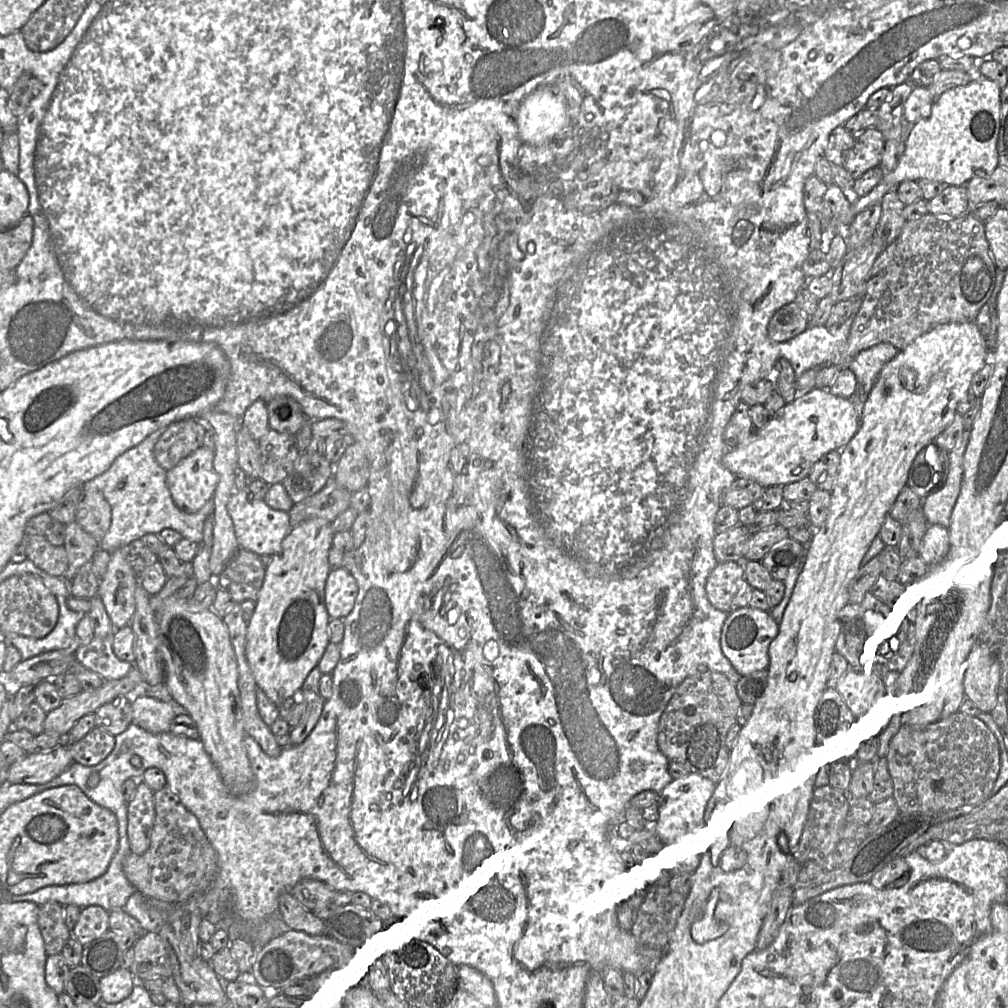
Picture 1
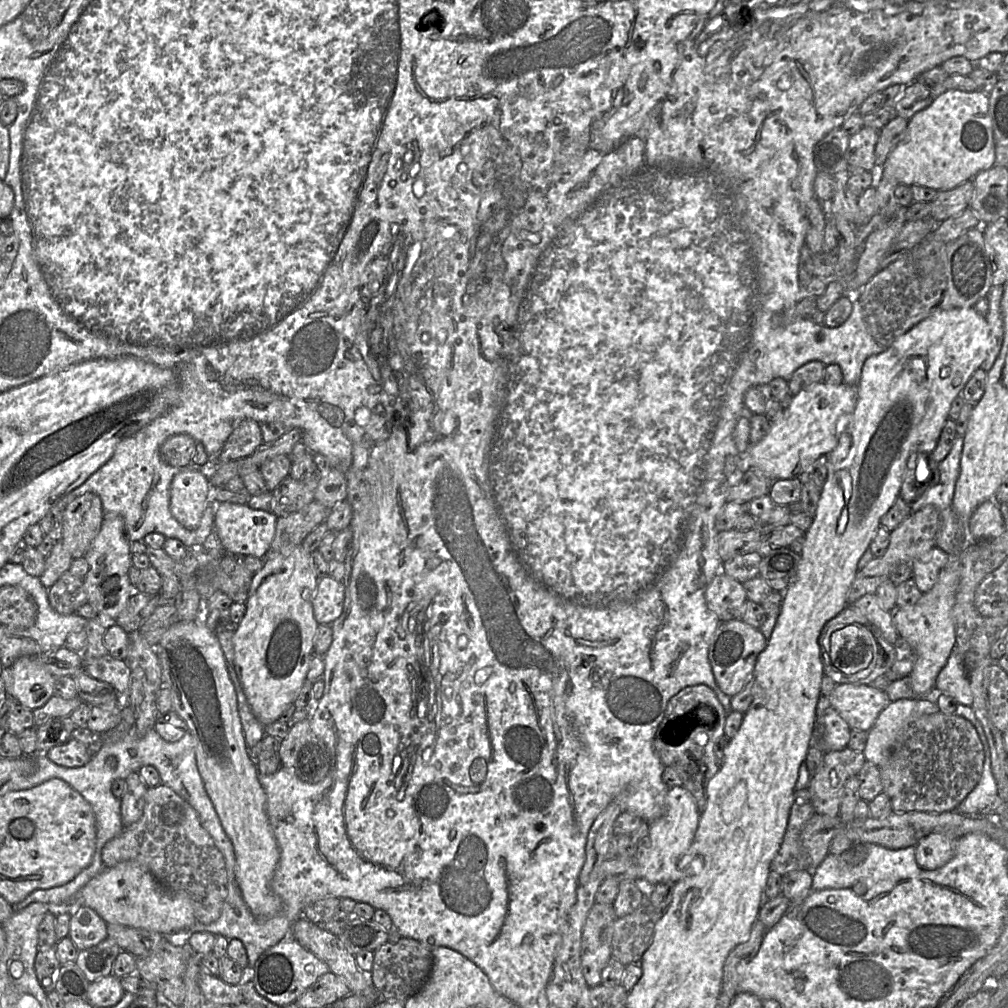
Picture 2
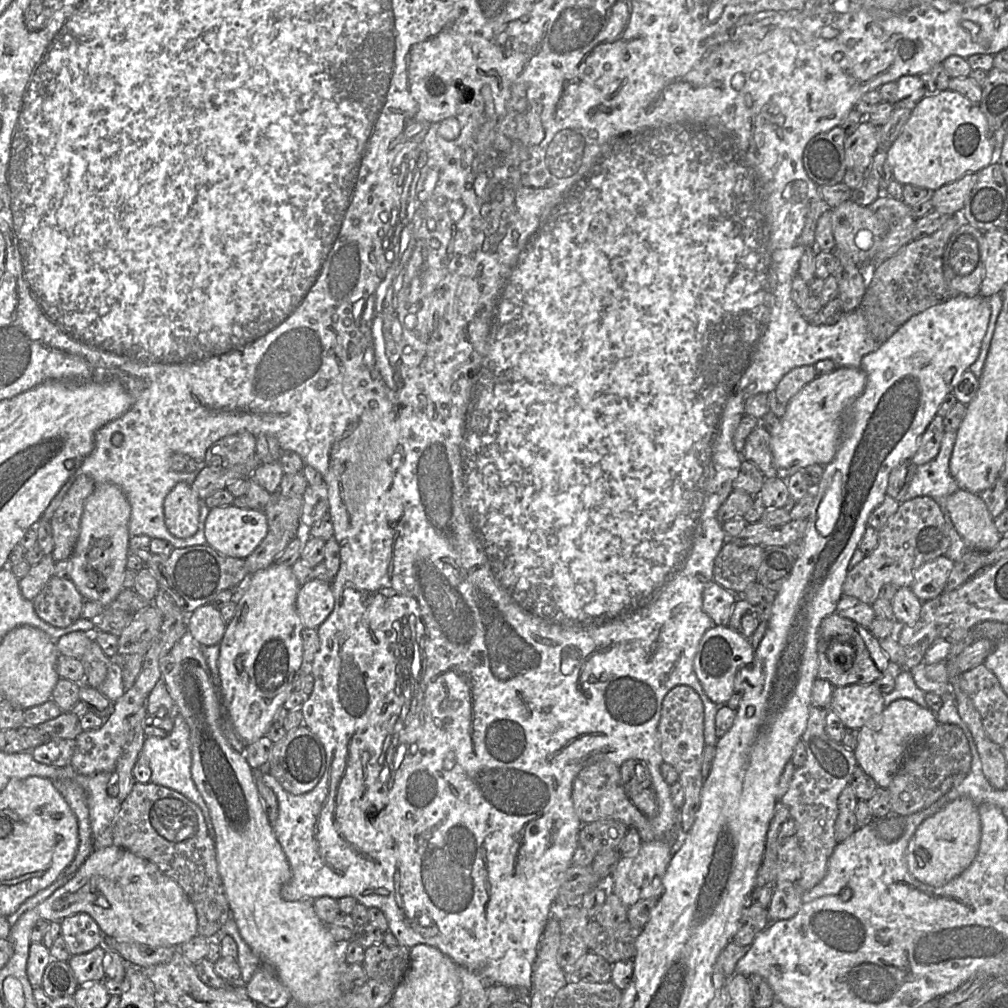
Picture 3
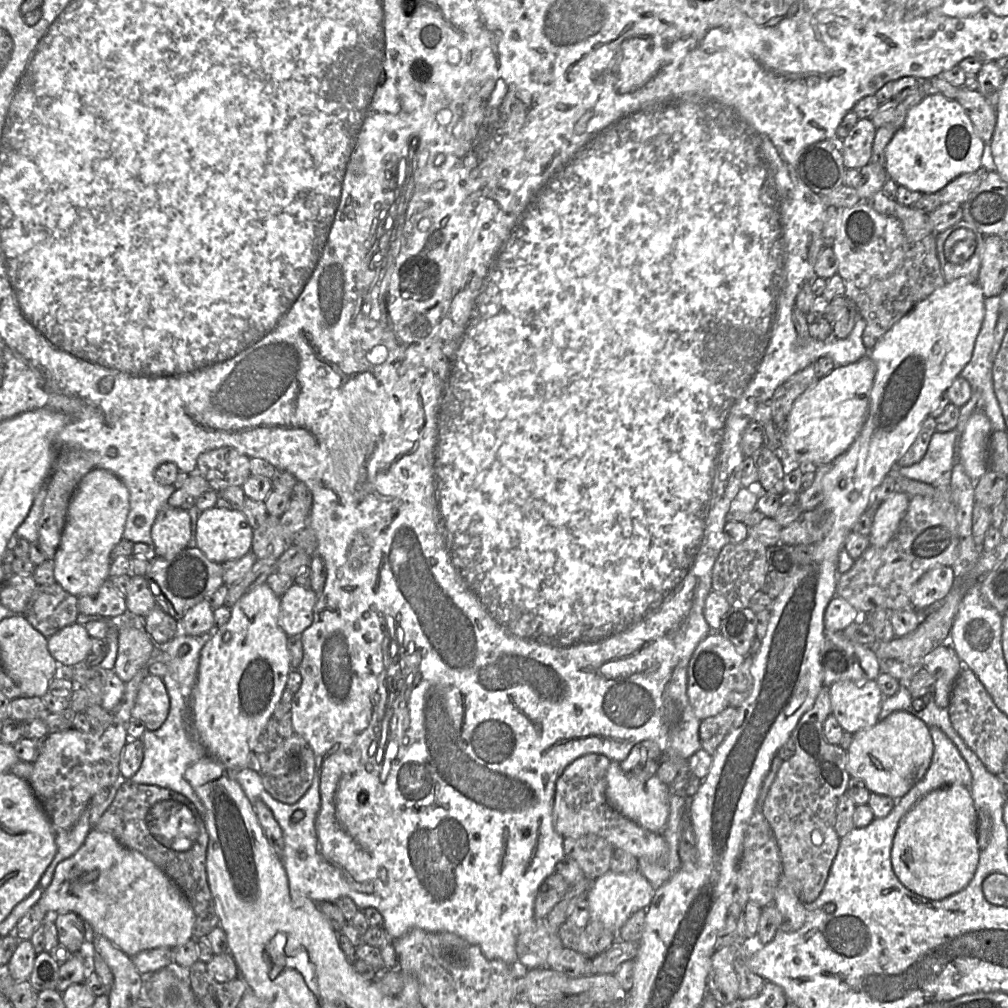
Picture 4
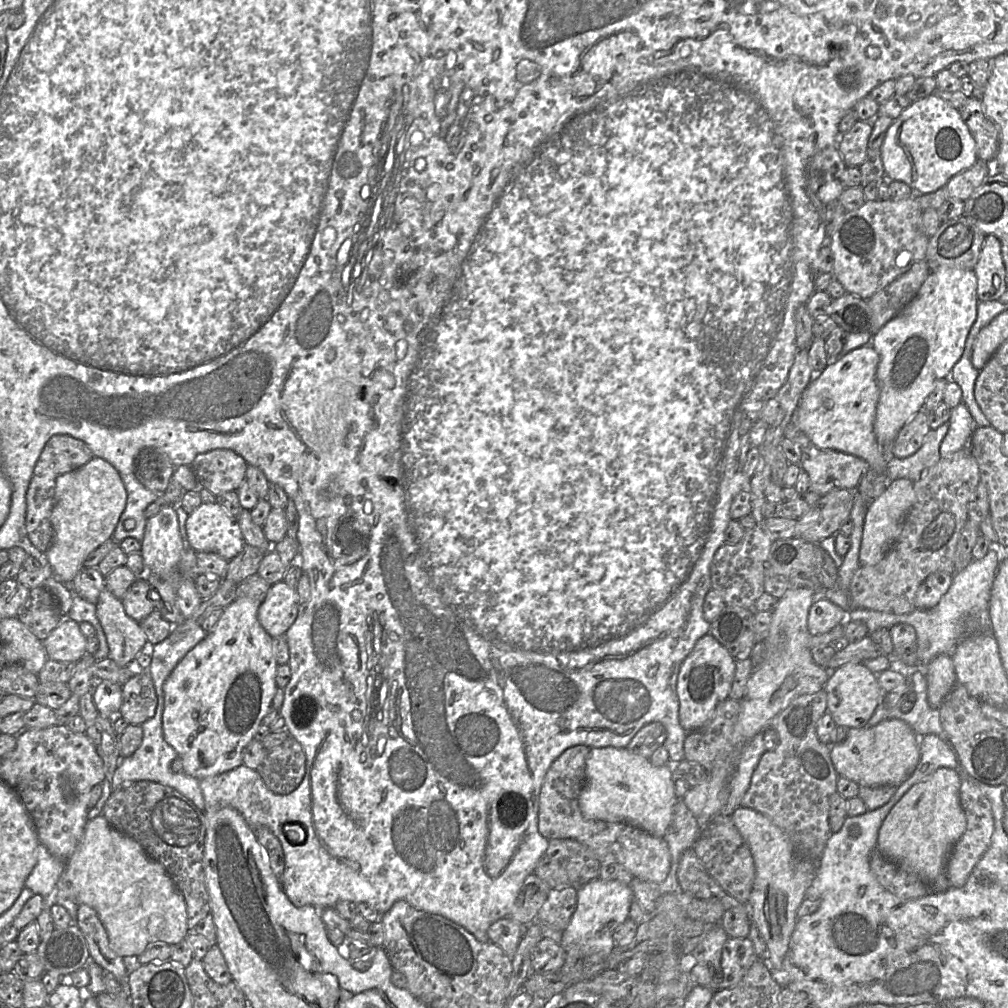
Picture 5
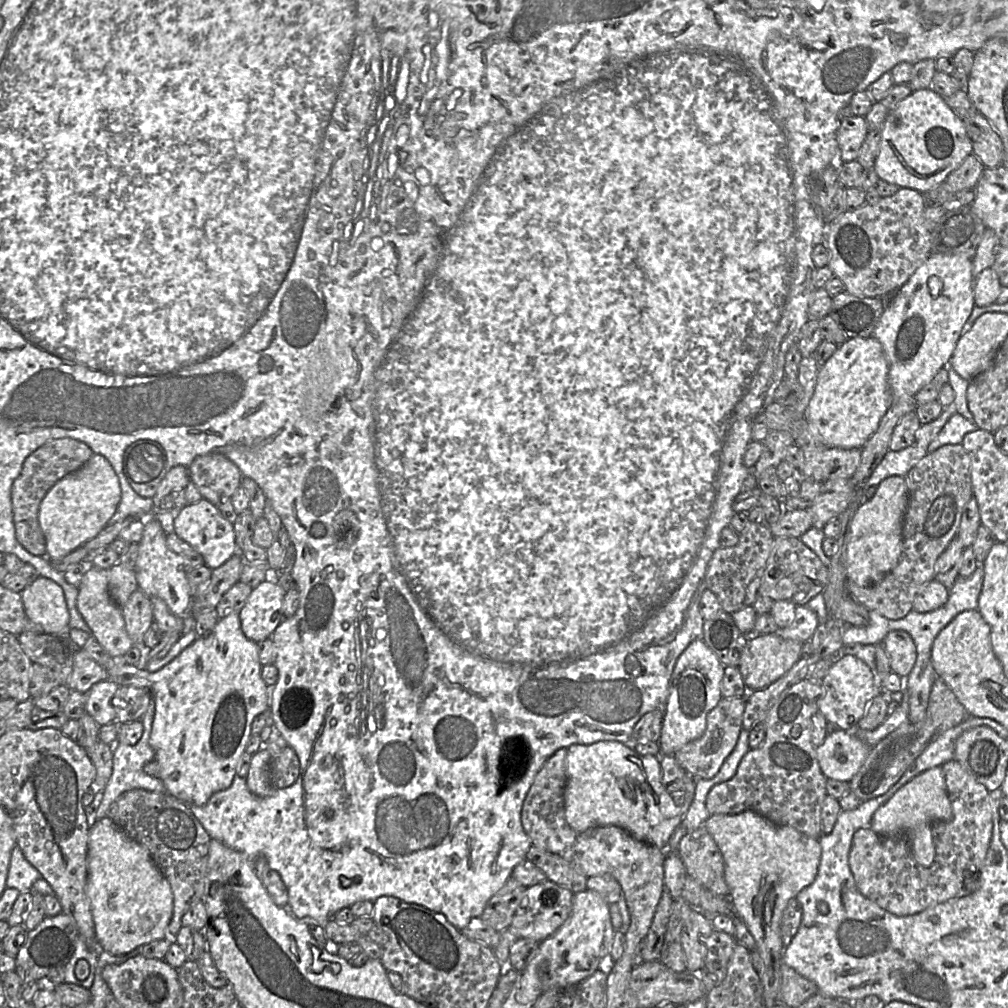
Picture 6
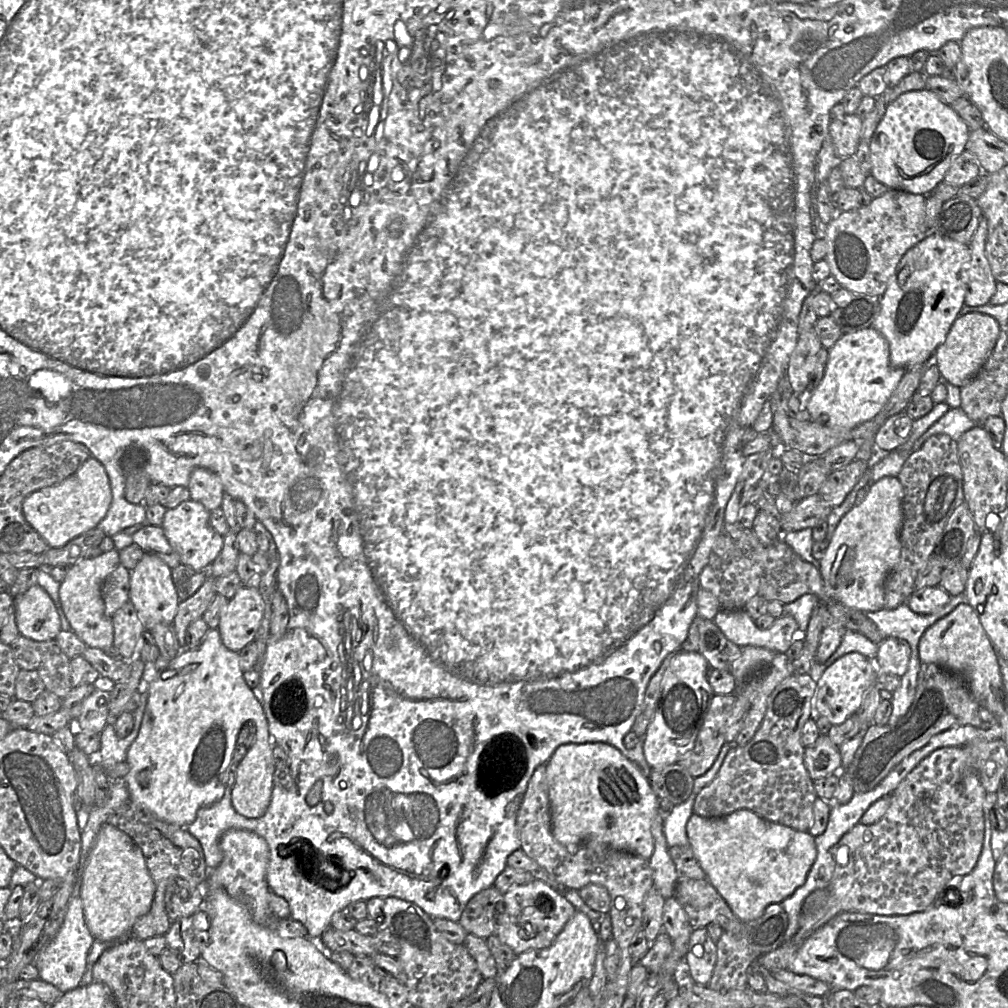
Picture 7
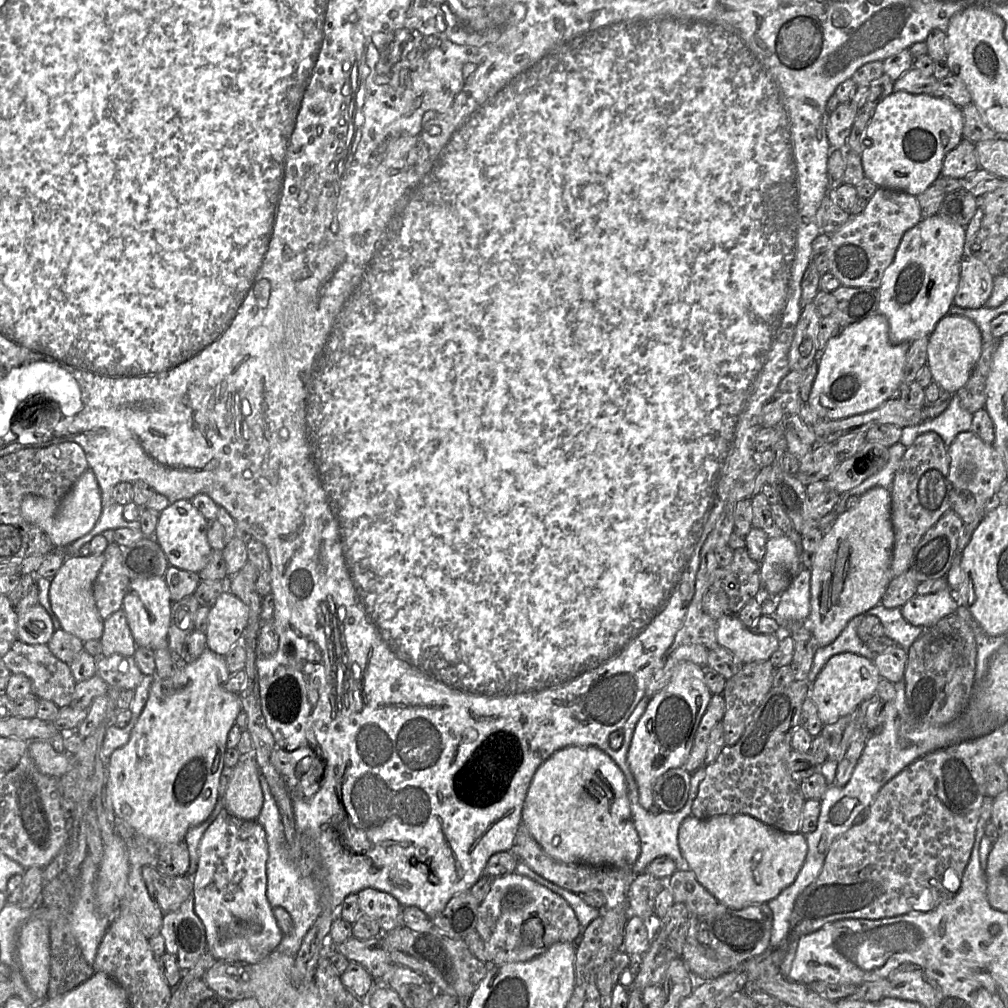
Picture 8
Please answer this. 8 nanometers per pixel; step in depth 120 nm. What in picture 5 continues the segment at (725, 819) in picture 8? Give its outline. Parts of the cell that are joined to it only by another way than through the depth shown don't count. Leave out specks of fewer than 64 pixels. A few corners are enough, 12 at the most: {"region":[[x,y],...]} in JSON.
{"region":[[760,812],[729,817],[753,855],[746,908],[782,967],[817,865]]}

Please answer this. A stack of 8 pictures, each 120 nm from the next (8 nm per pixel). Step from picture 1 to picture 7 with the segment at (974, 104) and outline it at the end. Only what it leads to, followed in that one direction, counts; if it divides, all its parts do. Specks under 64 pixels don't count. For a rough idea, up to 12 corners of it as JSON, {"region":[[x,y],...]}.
{"region":[[927,88],[887,104],[872,175],[927,195],[970,129]]}

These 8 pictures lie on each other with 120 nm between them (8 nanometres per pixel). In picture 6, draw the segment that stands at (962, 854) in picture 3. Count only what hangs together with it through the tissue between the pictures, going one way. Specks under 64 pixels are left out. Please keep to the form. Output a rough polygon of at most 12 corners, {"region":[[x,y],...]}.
{"region":[[944,772],[911,779],[881,805],[870,828],[906,834],[916,862],[935,859],[931,827],[953,811]]}

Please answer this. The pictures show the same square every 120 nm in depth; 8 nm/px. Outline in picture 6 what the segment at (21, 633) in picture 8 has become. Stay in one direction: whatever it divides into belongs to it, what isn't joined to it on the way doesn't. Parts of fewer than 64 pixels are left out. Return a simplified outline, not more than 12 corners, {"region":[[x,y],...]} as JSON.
{"region":[[37,577],[21,592],[24,611],[41,633],[64,635],[63,589]]}

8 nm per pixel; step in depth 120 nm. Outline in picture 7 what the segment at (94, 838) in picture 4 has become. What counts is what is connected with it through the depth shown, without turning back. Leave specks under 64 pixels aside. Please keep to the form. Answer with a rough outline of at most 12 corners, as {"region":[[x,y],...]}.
{"region":[[105,823],[82,869],[95,940],[131,935],[155,884],[140,848]]}

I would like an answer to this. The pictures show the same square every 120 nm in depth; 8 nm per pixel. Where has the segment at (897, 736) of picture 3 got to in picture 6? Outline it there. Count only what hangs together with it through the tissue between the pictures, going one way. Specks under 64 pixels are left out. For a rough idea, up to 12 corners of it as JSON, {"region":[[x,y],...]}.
{"region":[[837,730],[816,747],[827,779],[850,782],[871,746]]}

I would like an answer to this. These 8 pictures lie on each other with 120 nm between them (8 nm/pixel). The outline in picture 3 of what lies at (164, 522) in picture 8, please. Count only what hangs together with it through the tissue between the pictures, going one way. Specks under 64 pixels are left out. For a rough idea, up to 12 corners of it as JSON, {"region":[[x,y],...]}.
{"region":[[212,508],[207,545],[247,558],[268,531],[263,511]]}

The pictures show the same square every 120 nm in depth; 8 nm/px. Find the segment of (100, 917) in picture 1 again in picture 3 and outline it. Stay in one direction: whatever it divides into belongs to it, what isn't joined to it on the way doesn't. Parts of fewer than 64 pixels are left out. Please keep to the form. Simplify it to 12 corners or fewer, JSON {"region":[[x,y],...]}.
{"region":[[86,913],[60,921],[72,955],[105,945],[105,936]]}

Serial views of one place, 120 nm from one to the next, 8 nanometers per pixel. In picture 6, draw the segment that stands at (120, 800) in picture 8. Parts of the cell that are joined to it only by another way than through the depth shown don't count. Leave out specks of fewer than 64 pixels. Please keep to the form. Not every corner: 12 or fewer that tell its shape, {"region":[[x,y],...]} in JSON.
{"region":[[240,611],[158,671],[149,744],[190,806],[227,789],[269,707]]}

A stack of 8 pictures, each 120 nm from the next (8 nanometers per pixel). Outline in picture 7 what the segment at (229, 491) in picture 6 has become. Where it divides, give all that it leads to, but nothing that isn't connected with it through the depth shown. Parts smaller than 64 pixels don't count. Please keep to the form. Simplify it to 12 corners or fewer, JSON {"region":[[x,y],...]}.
{"region":[[197,467],[190,474],[190,499],[209,512],[225,495],[214,472]]}

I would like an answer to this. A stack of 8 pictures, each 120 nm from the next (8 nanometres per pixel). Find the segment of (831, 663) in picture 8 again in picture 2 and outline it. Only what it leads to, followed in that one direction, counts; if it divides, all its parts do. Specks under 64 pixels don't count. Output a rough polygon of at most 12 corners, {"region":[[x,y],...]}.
{"region":[[838,684],[831,705],[869,731],[887,705],[870,684]]}

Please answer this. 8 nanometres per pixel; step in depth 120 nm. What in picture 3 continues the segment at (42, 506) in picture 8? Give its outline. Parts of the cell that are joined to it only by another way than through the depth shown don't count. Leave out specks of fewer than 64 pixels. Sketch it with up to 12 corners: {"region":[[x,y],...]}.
{"region":[[95,483],[68,578],[107,607],[126,589],[131,506]]}

